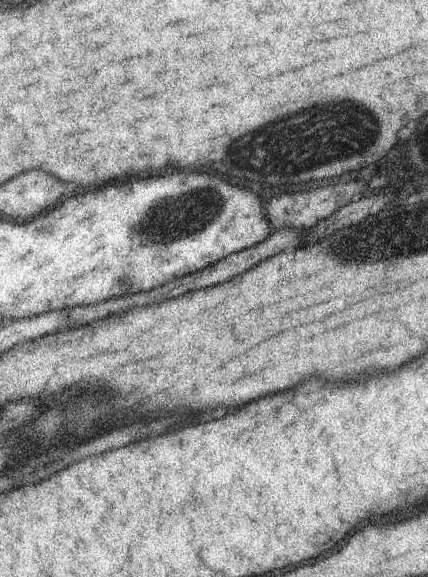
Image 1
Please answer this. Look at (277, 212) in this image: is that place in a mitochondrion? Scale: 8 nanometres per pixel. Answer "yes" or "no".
no

